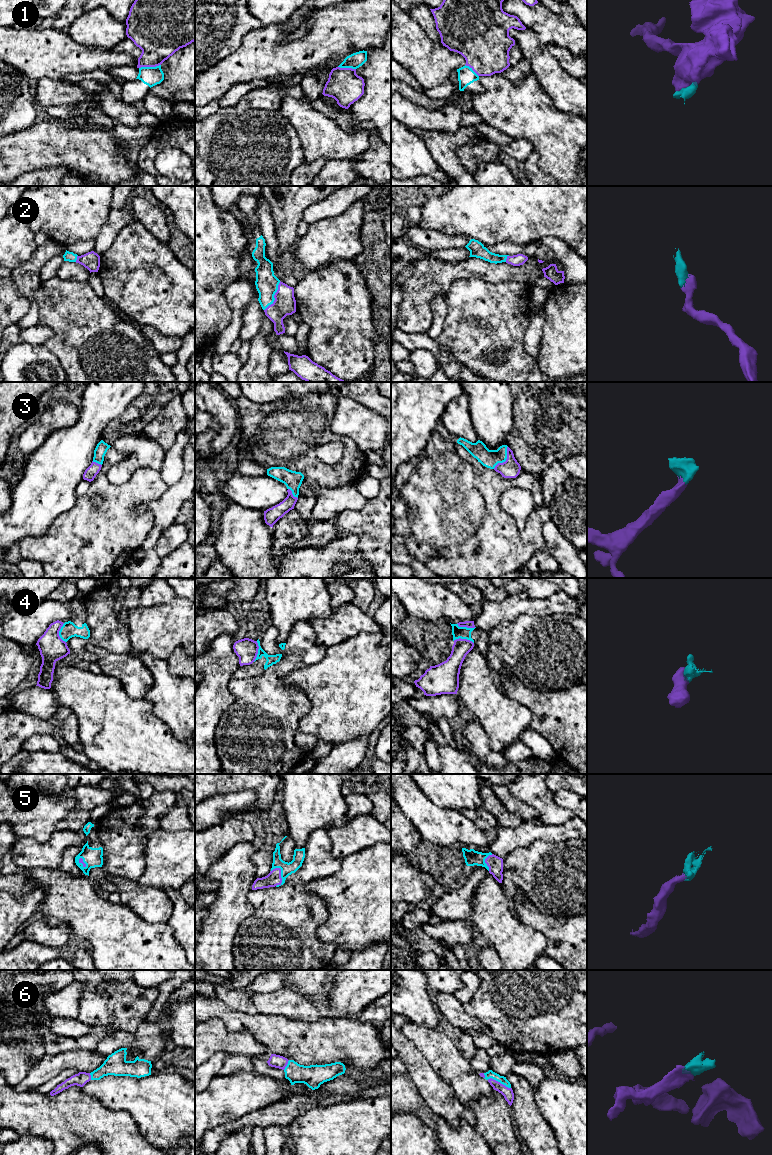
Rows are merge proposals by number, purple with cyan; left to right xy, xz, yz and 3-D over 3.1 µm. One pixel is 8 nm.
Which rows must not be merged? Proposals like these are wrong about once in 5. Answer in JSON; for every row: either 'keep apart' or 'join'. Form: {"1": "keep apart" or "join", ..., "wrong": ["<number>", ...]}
{"1": "join", "2": "join", "3": "join", "4": "keep apart", "5": "join", "6": "join", "wrong": ["4"]}

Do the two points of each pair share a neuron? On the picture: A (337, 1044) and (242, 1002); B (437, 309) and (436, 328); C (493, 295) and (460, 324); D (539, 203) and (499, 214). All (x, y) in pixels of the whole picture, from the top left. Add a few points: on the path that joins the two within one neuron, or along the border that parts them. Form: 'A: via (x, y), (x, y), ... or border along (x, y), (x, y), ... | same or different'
A: border along (231, 1008), (237, 1011), (254, 1012) | different
B: via (437, 314), (437, 323) | same
C: via (485, 303), (468, 320) | same
D: via (529, 203), (509, 204) | same

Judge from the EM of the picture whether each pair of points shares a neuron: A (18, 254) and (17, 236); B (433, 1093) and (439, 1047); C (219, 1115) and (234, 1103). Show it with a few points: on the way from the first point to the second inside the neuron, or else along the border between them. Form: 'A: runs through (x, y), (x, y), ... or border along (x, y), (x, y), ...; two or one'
A: runs through (17, 250), (17, 240); one
B: border along (422, 1054), (433, 1070), (453, 1089); two
C: runs through (223, 1111), (230, 1104); one

